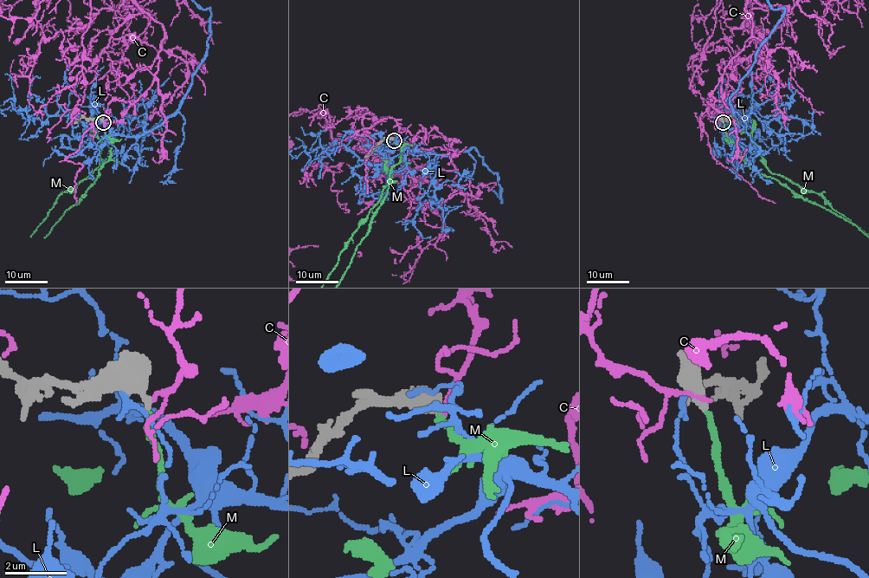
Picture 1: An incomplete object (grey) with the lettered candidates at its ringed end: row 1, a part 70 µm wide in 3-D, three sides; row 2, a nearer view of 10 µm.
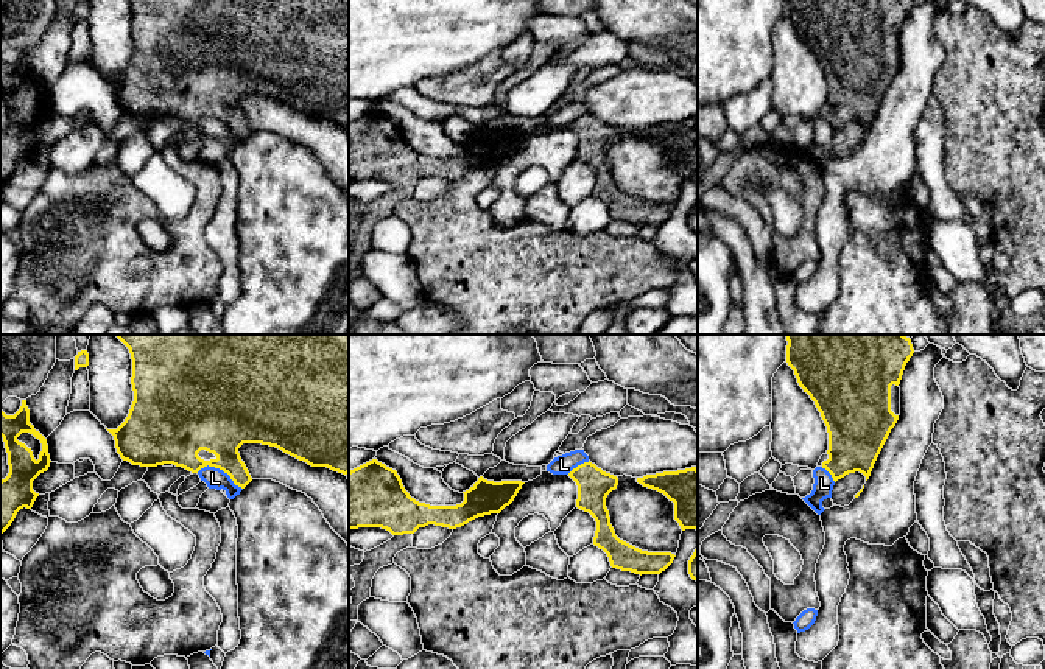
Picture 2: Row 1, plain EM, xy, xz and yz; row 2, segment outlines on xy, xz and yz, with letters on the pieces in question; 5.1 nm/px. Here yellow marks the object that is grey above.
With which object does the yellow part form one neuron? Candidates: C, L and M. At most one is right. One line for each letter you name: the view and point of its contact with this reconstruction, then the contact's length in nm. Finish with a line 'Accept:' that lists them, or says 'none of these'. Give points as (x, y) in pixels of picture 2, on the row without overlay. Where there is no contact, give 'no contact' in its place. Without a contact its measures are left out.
M: no contact
Accept: M

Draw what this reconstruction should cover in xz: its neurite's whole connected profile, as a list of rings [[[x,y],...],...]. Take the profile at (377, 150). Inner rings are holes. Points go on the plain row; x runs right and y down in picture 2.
[[[372,110],[349,123],[349,180],[382,179],[392,187],[414,185],[428,176],[456,180],[478,168],[500,165],[523,135],[480,128],[463,143],[461,156],[430,157],[410,148],[396,121]]]

